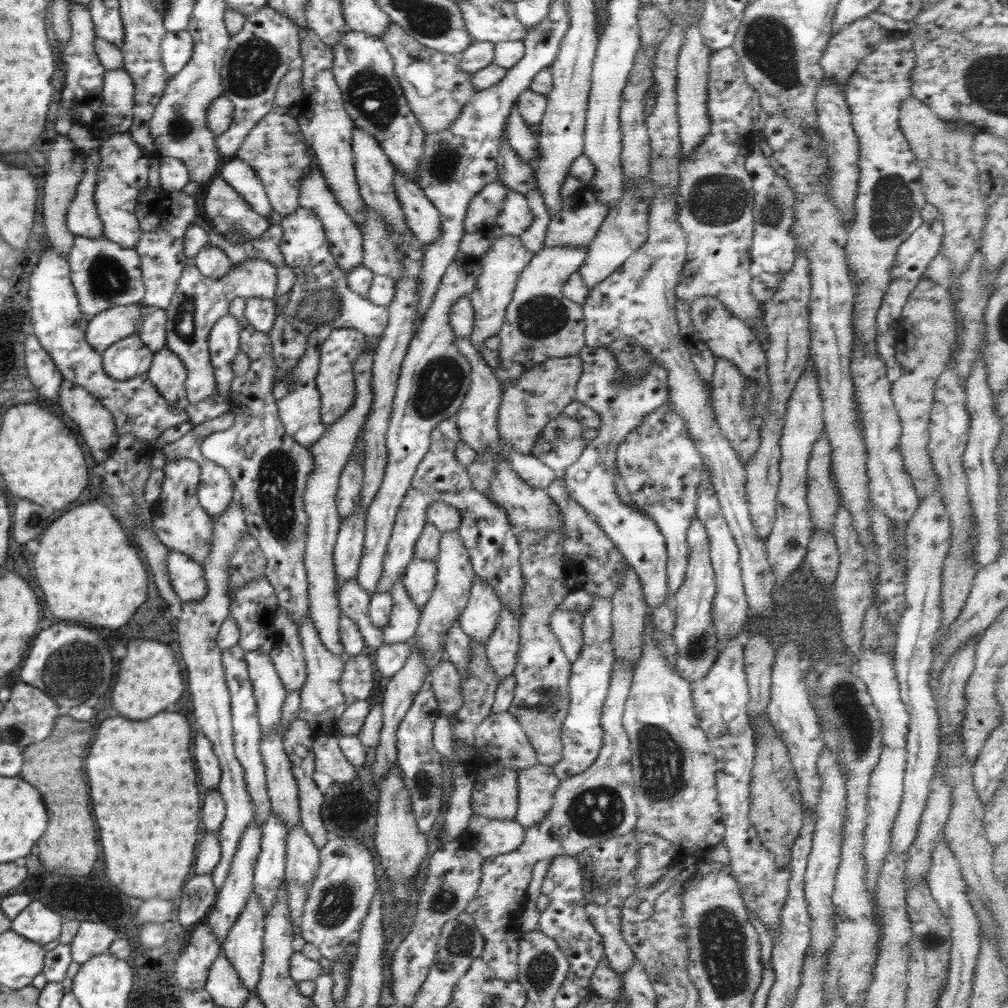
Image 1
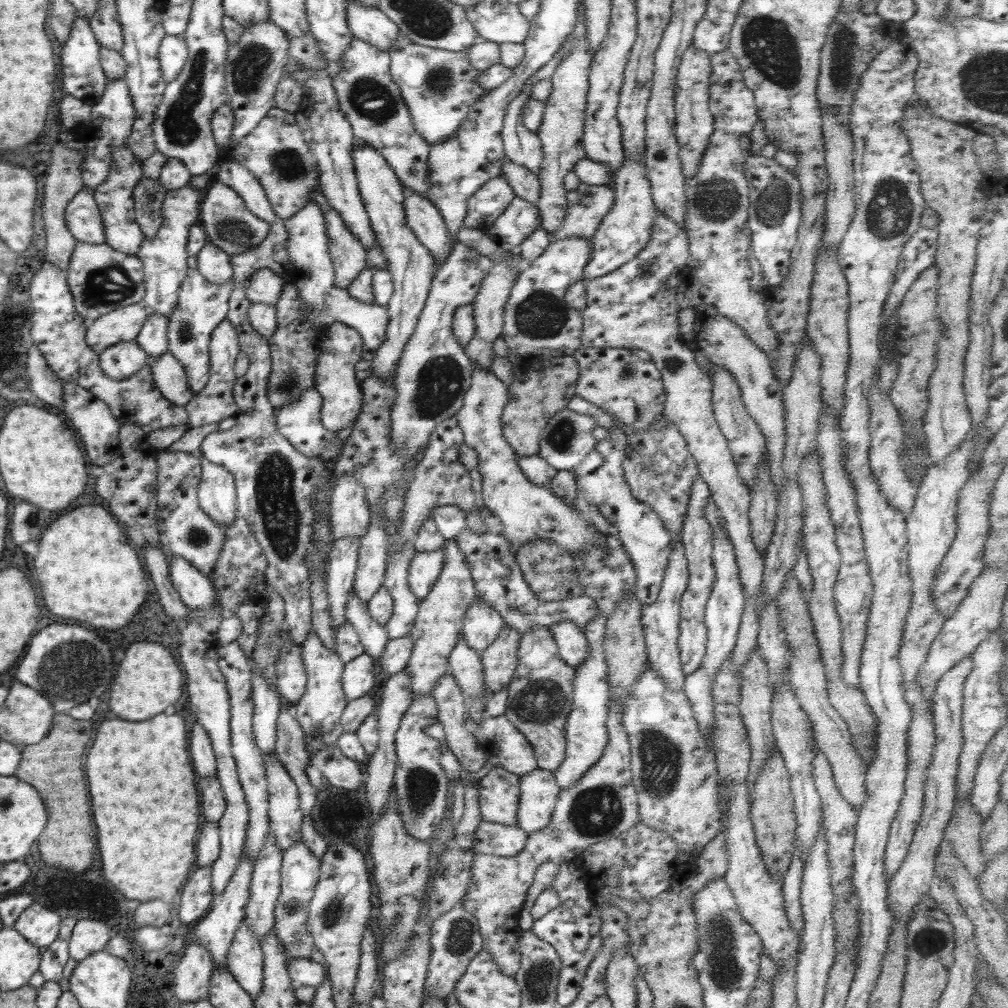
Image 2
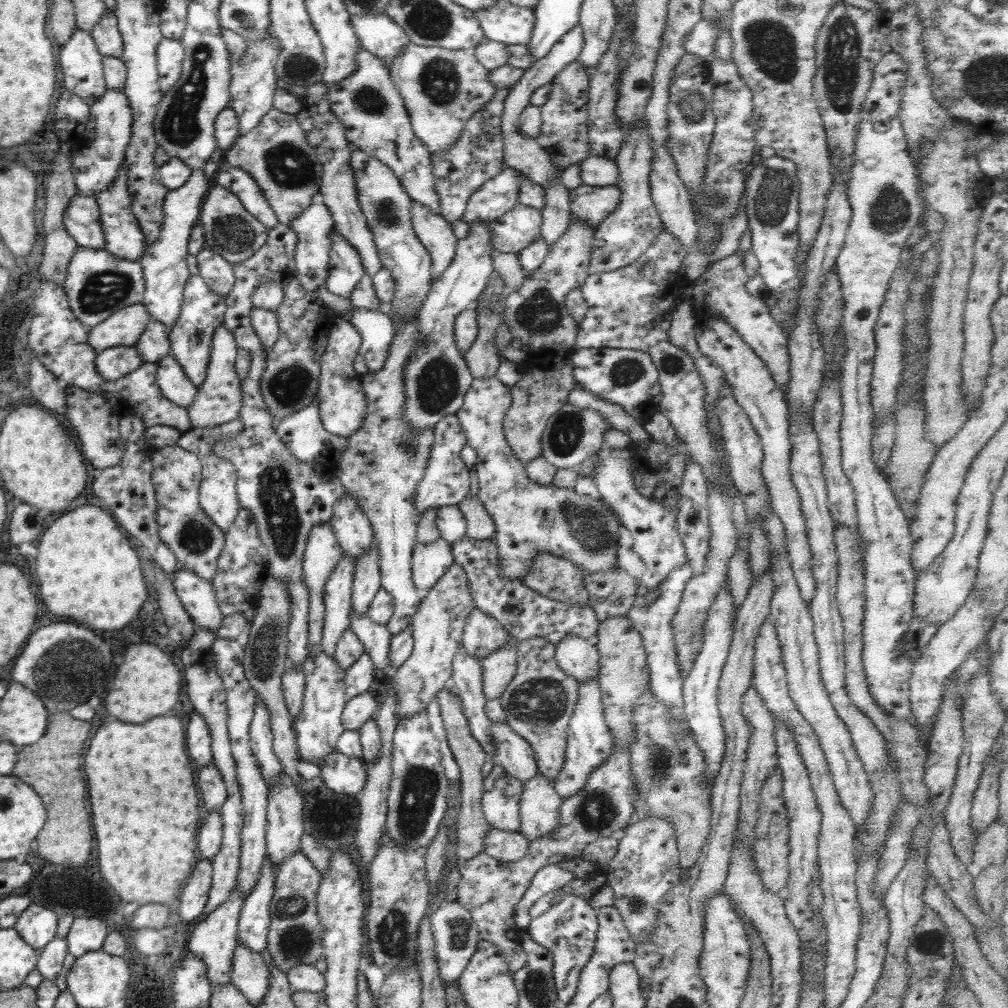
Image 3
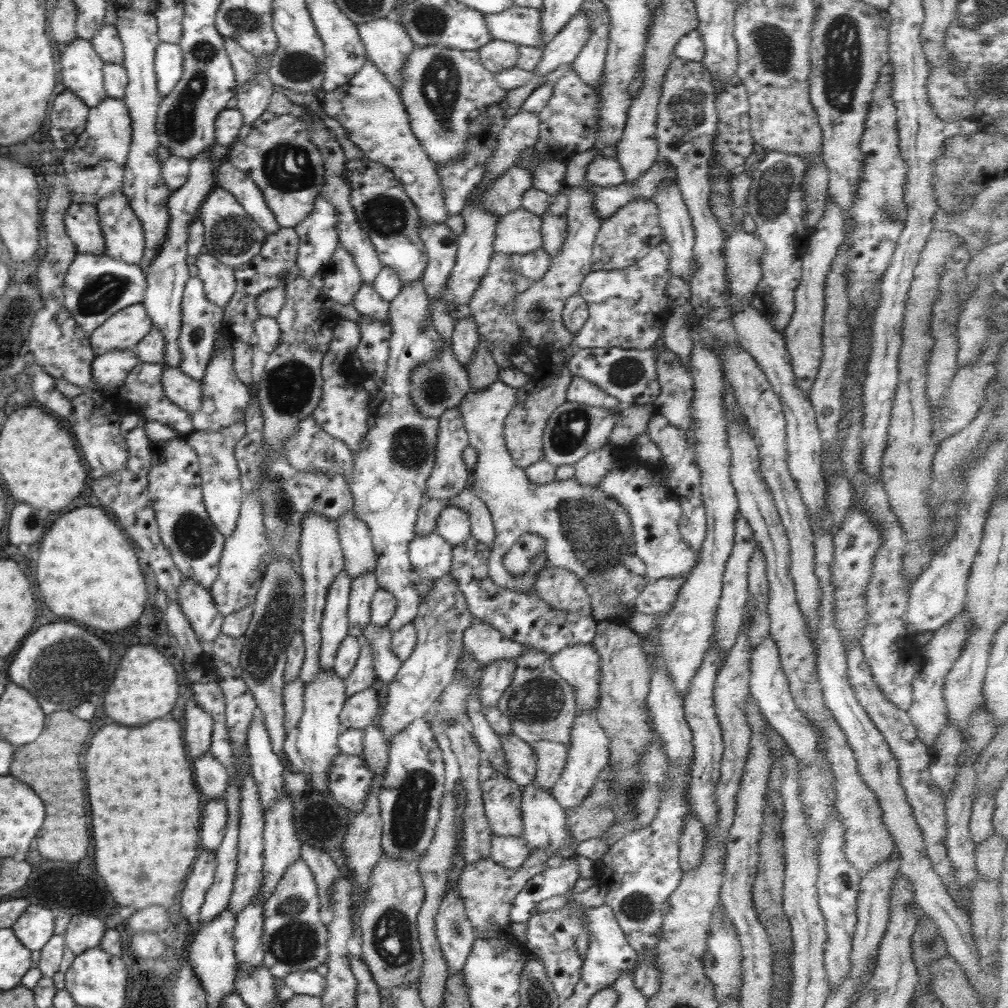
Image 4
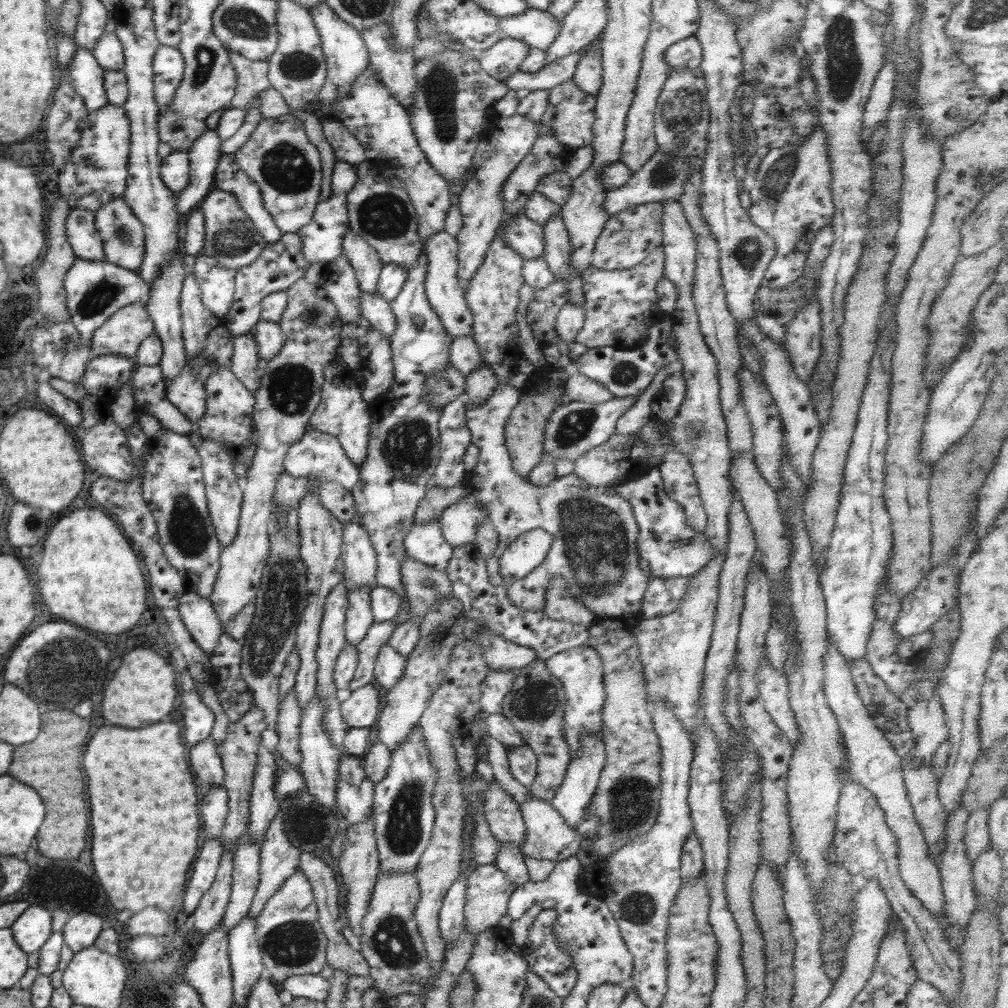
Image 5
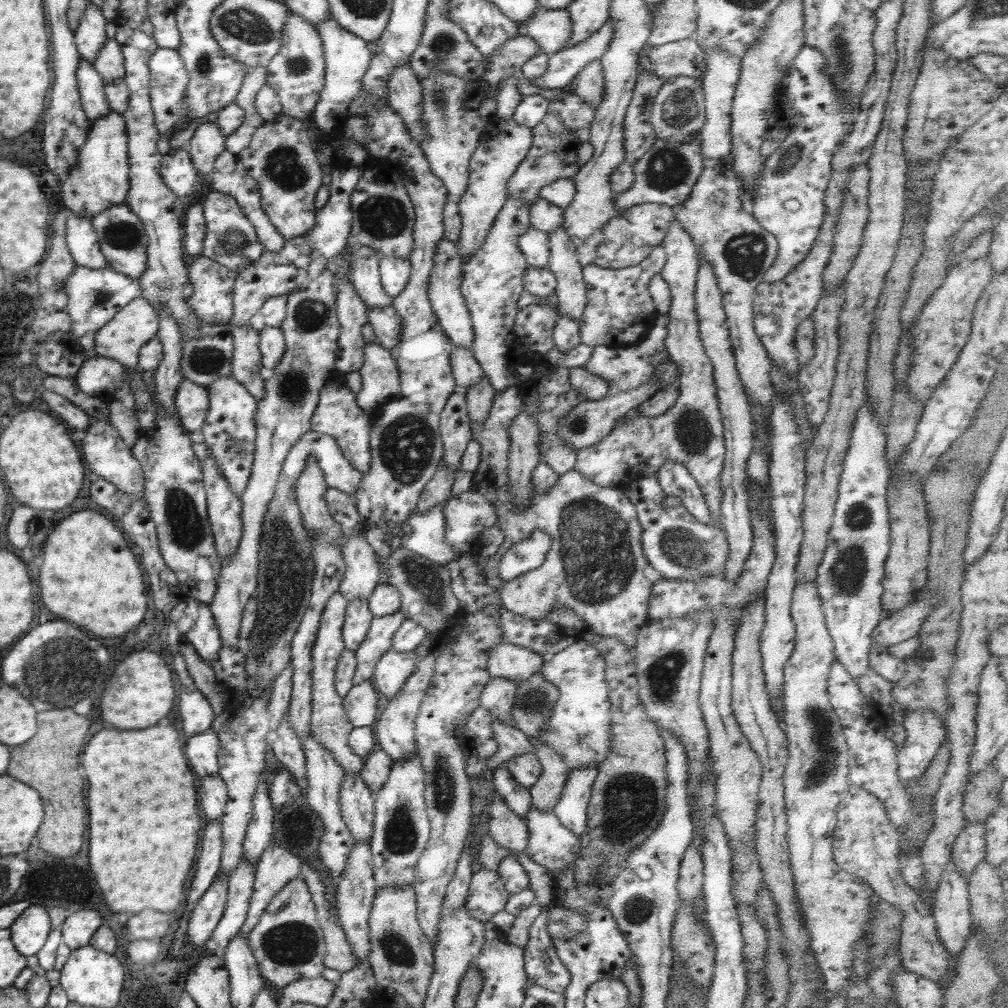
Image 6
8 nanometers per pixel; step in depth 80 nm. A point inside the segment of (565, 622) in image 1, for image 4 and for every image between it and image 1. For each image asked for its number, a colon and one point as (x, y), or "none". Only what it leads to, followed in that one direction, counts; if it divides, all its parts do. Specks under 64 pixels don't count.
2: (573, 648)
3: (578, 658)
4: (579, 665)

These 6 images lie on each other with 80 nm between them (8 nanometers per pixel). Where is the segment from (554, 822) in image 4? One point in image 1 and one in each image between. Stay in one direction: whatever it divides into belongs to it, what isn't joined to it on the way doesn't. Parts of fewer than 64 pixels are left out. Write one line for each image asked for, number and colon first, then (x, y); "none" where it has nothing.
1: (536, 785)
2: (539, 791)
3: (540, 803)

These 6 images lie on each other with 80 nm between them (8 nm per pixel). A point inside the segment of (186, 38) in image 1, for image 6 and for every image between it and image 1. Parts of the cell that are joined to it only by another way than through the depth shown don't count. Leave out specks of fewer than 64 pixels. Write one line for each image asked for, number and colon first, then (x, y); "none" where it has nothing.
2: (173, 53)
3: (170, 53)
4: (168, 59)
5: (168, 64)
6: (169, 79)

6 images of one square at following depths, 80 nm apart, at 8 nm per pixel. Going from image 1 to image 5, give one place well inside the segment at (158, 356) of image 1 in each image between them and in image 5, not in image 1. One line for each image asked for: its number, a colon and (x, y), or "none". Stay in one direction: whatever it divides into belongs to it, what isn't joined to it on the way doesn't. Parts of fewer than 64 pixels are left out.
2: (170, 377)
3: (174, 384)
4: (185, 392)
5: (186, 391)

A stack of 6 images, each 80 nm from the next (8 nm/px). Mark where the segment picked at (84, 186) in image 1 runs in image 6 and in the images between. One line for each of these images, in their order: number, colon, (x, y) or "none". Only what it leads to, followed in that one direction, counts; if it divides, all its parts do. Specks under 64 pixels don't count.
2: (82, 218)
3: (81, 220)
4: (81, 221)
5: (80, 228)
6: (82, 241)

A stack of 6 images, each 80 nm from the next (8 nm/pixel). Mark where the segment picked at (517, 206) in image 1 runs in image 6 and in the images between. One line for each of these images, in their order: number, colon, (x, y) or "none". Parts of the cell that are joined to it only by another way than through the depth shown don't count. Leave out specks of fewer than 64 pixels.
2: (520, 218)
3: (520, 226)
4: (519, 232)
5: (523, 235)
6: (533, 243)

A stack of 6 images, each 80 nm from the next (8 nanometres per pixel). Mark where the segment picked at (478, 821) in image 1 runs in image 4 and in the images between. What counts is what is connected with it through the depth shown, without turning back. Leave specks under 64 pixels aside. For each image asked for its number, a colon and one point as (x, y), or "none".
2: (503, 841)
3: (509, 846)
4: (510, 852)

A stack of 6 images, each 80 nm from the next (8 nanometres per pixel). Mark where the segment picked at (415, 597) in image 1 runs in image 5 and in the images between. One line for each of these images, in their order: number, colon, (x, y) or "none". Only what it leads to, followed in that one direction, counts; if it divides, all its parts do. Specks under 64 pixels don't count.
2: (425, 566)
3: (430, 560)
4: (430, 554)
5: (425, 542)

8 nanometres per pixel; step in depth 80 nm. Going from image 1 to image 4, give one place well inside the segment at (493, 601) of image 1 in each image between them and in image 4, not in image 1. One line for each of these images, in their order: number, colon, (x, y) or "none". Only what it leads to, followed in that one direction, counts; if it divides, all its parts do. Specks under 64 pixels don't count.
2: (482, 624)
3: (482, 635)
4: (486, 644)

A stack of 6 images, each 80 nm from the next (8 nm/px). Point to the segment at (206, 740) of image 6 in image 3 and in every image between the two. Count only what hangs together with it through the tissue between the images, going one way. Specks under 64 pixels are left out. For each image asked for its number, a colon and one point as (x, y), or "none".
3: (210, 782)
4: (212, 778)
5: (205, 760)

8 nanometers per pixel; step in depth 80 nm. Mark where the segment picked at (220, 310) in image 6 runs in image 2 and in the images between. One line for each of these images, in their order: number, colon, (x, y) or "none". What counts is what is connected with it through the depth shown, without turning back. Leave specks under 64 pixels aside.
2: (214, 264)
3: (218, 274)
4: (218, 279)
5: (217, 283)

